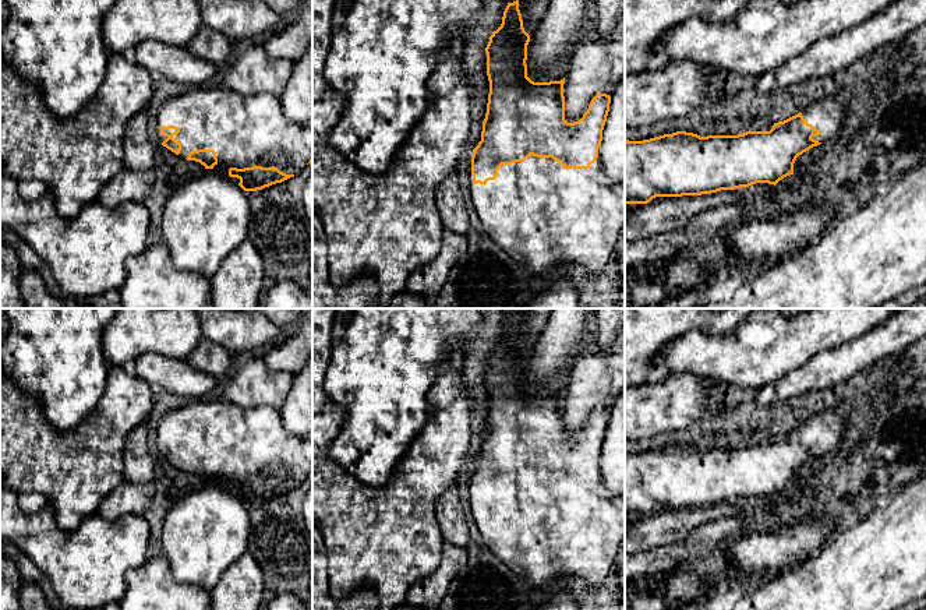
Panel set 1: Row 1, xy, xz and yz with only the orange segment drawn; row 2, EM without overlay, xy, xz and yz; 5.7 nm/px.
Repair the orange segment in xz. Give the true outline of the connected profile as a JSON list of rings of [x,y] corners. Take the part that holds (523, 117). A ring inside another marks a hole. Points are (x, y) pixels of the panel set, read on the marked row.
[[[519,0],[508,3],[501,27],[488,38],[487,75],[489,94],[481,141],[473,149],[469,191],[485,233],[529,274],[552,278],[558,271],[579,267],[598,274],[611,260],[618,239],[625,233],[625,180],[612,183],[601,162],[602,130],[611,96],[597,94],[579,121],[565,120],[565,96],[561,81],[534,82],[527,77],[527,45]]]

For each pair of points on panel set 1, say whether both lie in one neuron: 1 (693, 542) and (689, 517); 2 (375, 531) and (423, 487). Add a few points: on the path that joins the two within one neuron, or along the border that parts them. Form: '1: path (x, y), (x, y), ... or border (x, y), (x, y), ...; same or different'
1: border (721, 518), (703, 522), (677, 543); different
2: path (386, 524), (412, 499); same

